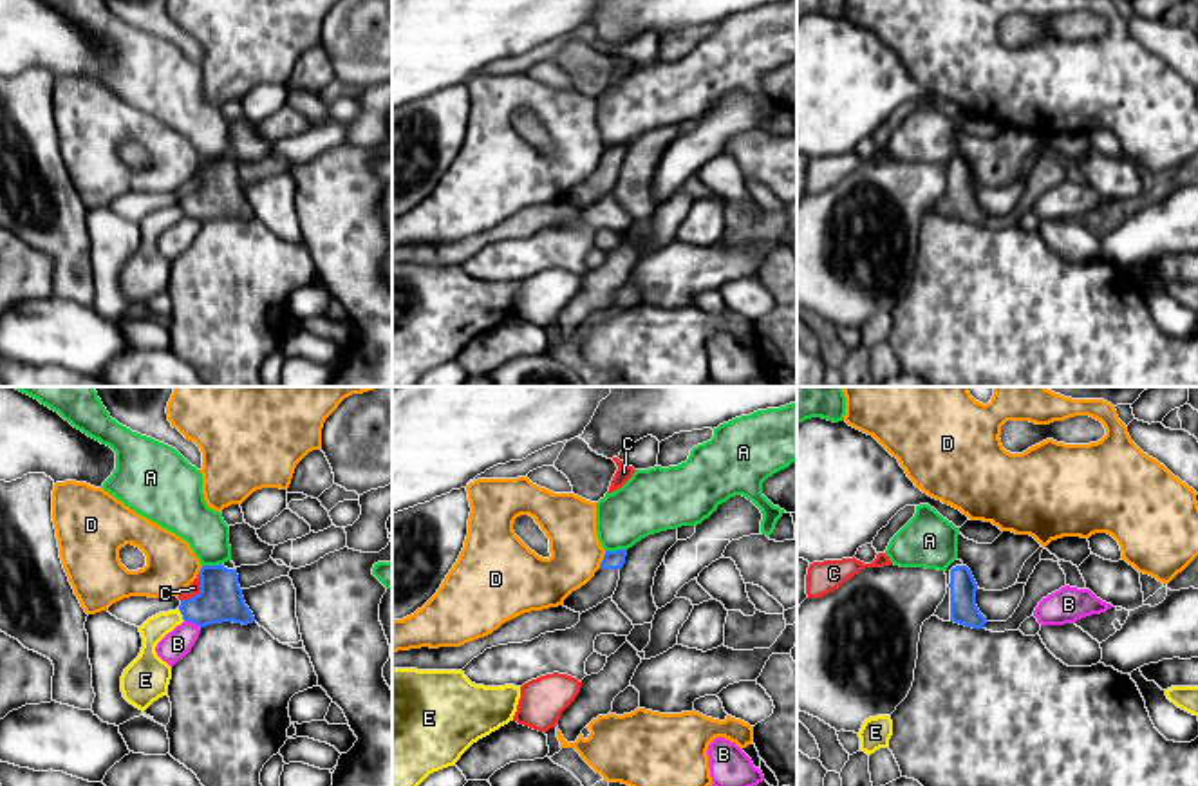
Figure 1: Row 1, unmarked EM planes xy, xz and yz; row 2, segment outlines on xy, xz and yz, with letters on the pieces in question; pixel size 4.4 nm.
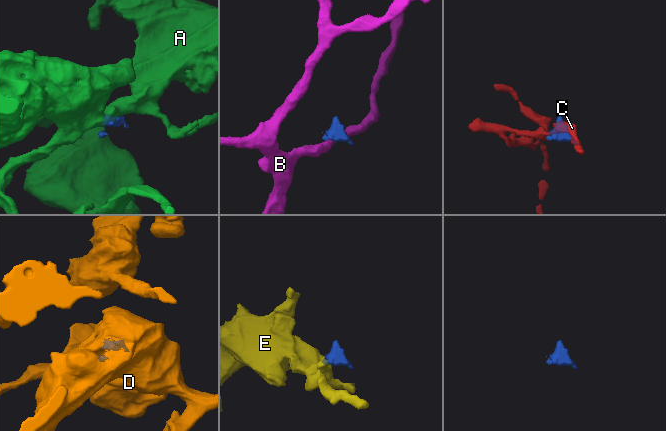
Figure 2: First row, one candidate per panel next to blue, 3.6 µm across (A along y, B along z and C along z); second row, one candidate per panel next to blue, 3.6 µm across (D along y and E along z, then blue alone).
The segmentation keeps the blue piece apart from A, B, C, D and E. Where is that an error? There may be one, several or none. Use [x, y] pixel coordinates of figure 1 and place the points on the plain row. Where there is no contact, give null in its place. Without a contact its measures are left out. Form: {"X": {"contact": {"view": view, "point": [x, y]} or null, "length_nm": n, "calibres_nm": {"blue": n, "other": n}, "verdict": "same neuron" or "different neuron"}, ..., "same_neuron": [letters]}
{"A": {"contact": {"view": "xz", "point": [615, 147]}, "length_nm": 100, "calibres_nm": {"blue": 80, "other": 260}, "verdict": "different neuron"}, "B": {"contact": {"view": "xy", "point": [194, 217]}, "length_nm": 90, "calibres_nm": {"blue": 190, "other": 120}, "verdict": "different neuron"}, "C": {"contact": {"view": "xy", "point": [199, 188]}, "length_nm": 150, "calibres_nm": {"blue": 190, "other": 60}, "verdict": "different neuron"}, "D": {"contact": {"view": "xz", "point": [602, 156]}, "length_nm": 90, "calibres_nm": {"blue": 80, "other": 240}, "verdict": "different neuron"}, "E": {"contact": {"view": "xy", "point": [181, 208]}, "length_nm": 70, "calibres_nm": {"blue": 190, "other": 110}, "verdict": "different neuron"}, "same_neuron": []}

